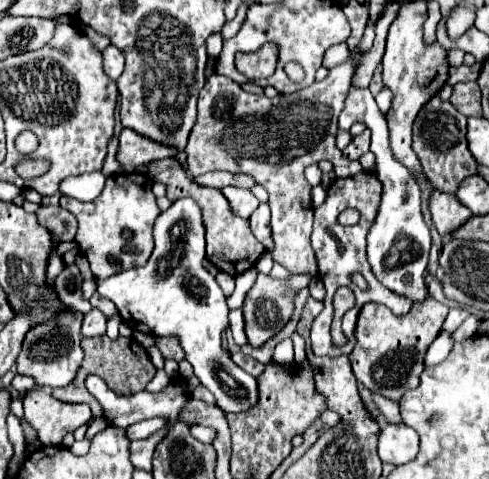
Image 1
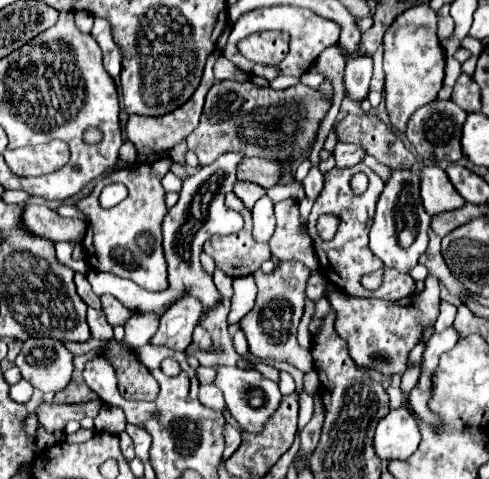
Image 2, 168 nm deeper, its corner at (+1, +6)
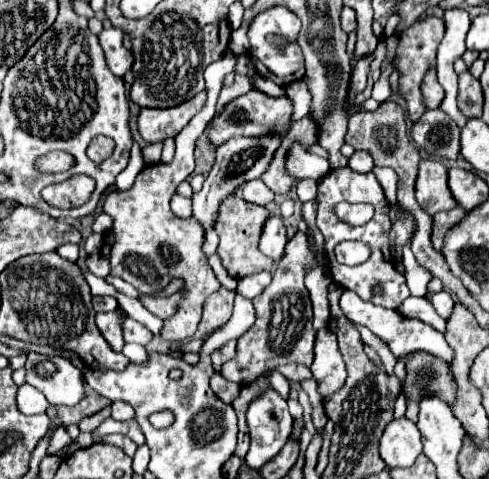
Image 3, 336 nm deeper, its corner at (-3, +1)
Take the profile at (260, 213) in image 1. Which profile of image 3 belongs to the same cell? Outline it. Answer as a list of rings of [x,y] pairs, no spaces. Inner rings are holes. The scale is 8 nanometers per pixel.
[[[271,215],[263,225],[263,233],[259,239],[259,251],[271,259],[279,259],[279,257],[283,257],[285,243],[287,243],[285,225],[279,217]]]

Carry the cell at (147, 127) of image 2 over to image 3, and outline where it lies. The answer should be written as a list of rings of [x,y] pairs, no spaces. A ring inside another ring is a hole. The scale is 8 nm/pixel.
[[[197,93],[191,101],[171,107],[171,109],[141,109],[139,113],[139,133],[147,143],[159,143],[169,137],[175,137],[193,115],[197,115],[207,99],[203,93]]]

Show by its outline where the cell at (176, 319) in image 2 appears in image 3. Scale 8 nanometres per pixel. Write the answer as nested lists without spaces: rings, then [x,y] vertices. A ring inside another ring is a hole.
[[[227,49],[219,61],[213,61],[205,69],[205,83],[207,83],[207,103],[203,109],[189,121],[189,125],[177,135],[175,143],[175,157],[169,165],[147,165],[135,179],[133,187],[127,191],[111,191],[105,197],[103,211],[111,215],[113,227],[109,229],[109,237],[105,241],[111,241],[109,245],[109,263],[111,263],[111,275],[121,277],[127,283],[131,283],[141,293],[149,295],[153,291],[163,289],[173,277],[185,279],[185,299],[183,307],[163,323],[161,337],[165,341],[185,341],[195,335],[197,325],[201,321],[201,309],[203,301],[219,289],[219,281],[213,275],[213,269],[207,263],[207,257],[201,251],[203,245],[203,227],[195,219],[181,219],[173,215],[169,209],[169,199],[173,197],[177,185],[185,181],[193,169],[193,149],[197,137],[205,131],[207,123],[215,115],[215,105],[219,99],[219,91],[223,87],[223,79],[227,73],[233,73],[237,65],[237,53],[231,53]]]

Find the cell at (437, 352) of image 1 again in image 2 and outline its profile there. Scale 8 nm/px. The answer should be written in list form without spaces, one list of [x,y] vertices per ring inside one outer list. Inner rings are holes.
[[[417,364],[415,368],[405,370],[403,380],[401,380],[401,394],[403,394],[403,396],[407,396],[407,394],[411,392],[411,388],[415,386],[415,380],[417,380],[417,378],[419,378],[419,364]]]

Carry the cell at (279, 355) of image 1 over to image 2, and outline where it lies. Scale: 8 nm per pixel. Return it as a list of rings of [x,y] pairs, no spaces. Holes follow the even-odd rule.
[[[285,371],[280,372],[279,389],[283,396],[293,393],[296,389],[293,378]]]

